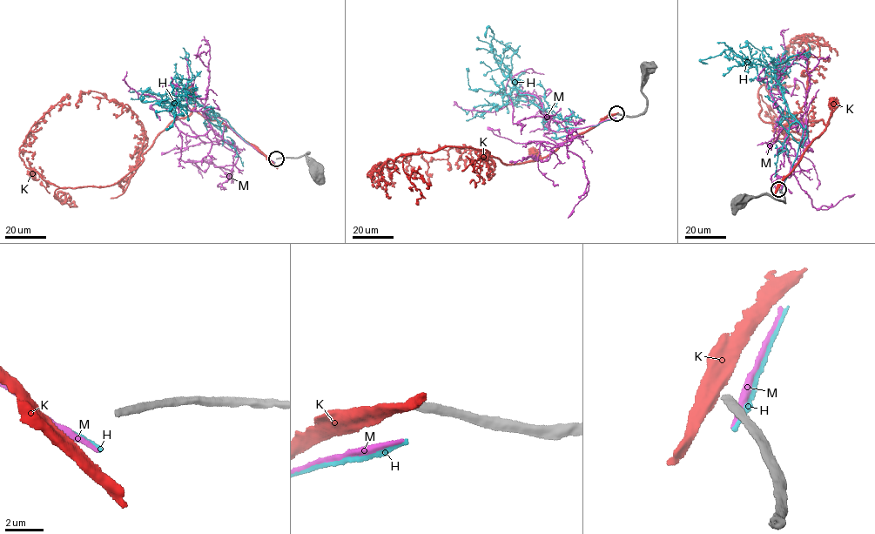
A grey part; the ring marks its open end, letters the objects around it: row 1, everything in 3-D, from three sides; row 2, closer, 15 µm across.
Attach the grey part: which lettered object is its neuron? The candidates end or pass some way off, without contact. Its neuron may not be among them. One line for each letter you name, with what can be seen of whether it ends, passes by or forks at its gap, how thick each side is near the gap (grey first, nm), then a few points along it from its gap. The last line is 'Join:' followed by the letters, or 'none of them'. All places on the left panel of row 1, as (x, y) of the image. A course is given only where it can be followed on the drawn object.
Join: none of them

